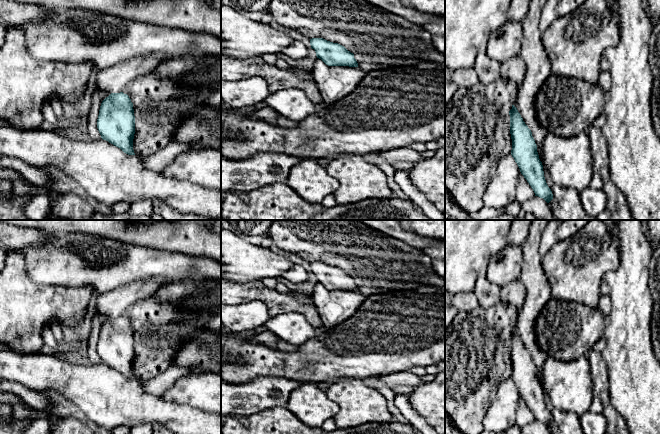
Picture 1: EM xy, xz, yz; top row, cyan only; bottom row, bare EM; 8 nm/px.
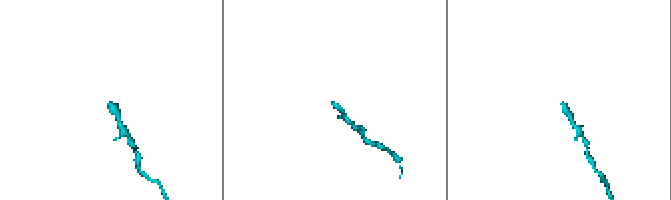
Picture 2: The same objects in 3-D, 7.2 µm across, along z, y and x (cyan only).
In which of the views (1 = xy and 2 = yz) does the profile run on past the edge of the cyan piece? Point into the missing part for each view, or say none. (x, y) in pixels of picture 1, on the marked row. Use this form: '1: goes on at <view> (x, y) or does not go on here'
1: does not go on here
2: does not go on here

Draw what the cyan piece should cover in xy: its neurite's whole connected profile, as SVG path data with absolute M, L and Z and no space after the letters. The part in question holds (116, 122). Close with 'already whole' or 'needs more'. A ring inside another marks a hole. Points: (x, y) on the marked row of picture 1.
M111 93L102 101L97 128L103 140L128 155L135 155L133 150L135 116L133 103L127 94Z; already whole

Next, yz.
M514 105L509 111L509 115L512 139L511 155L517 163L521 174L533 189L535 196L543 198L549 203L553 199L553 194L546 183L543 165L539 159L532 132Z; already whole

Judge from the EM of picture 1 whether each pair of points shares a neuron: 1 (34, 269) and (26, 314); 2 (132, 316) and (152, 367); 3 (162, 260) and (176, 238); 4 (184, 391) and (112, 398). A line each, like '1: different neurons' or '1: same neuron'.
1: different neurons
2: same neuron
3: different neurons
4: different neurons

